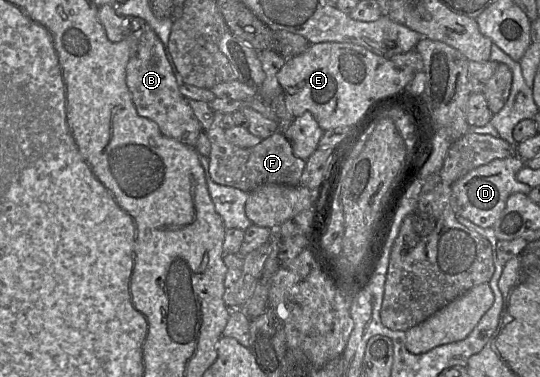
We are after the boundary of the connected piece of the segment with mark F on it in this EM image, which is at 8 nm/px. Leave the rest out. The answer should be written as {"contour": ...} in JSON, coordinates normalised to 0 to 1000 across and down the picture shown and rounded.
{"contour":[[[396,297],[396,318],[381,353],[391,382],[385,414],[387,459],[400,488],[439,499],[457,512],[491,488],[557,491],[556,475],[567,427],[543,408],[539,379],[526,355],[515,347],[470,390],[444,393],[417,366],[417,345],[411,340],[413,308],[409,297]]]}

